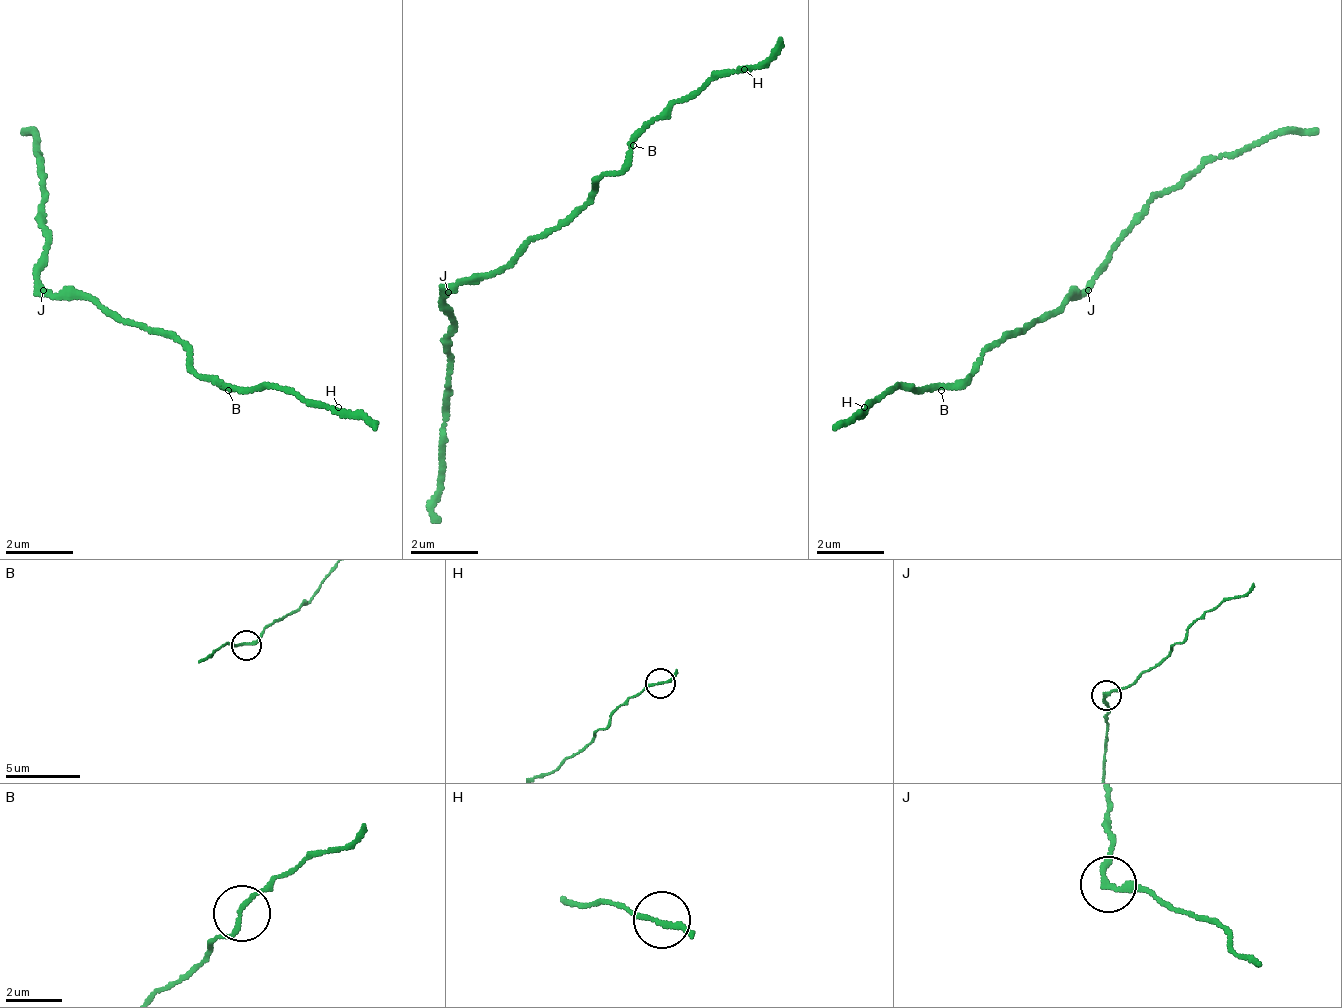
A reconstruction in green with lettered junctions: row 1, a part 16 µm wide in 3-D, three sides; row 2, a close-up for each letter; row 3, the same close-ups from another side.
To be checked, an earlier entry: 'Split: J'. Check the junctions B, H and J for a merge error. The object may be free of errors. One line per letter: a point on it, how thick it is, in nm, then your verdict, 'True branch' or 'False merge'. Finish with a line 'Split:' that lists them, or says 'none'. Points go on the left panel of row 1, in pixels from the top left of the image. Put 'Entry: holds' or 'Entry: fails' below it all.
B: Place: (228, 390). Thickness 170 nm. True branch
H: Place: (338, 407). Thickness 160 nm. True branch
J: Place: (43, 290). Thickness 190 nm. False merge
Split: J
Entry: holds

